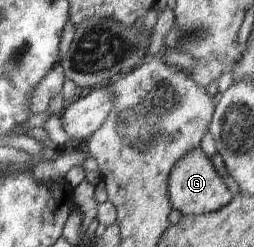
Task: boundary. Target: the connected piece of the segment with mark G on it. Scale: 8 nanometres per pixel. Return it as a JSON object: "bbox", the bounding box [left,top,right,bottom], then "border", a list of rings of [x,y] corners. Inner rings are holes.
{"bbox":[168,148,234,215],"border":[[[193,148],[186,152],[175,164],[169,176],[168,196],[172,208],[181,212],[182,215],[202,215],[211,211],[219,211],[230,204],[234,198],[201,148]]]}

